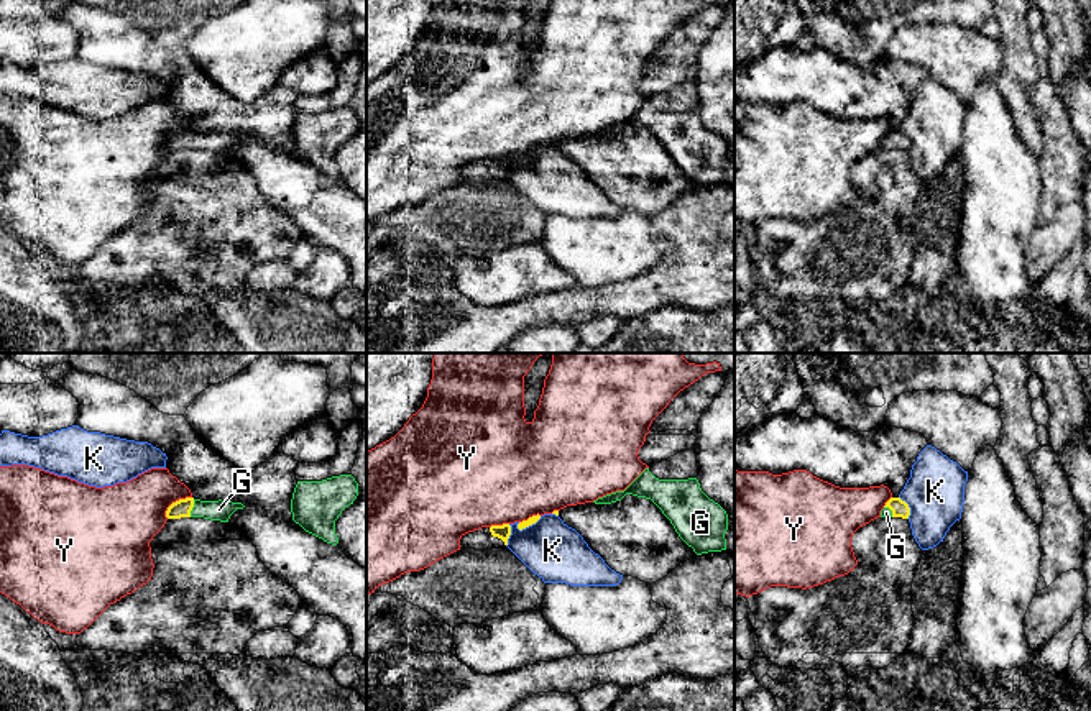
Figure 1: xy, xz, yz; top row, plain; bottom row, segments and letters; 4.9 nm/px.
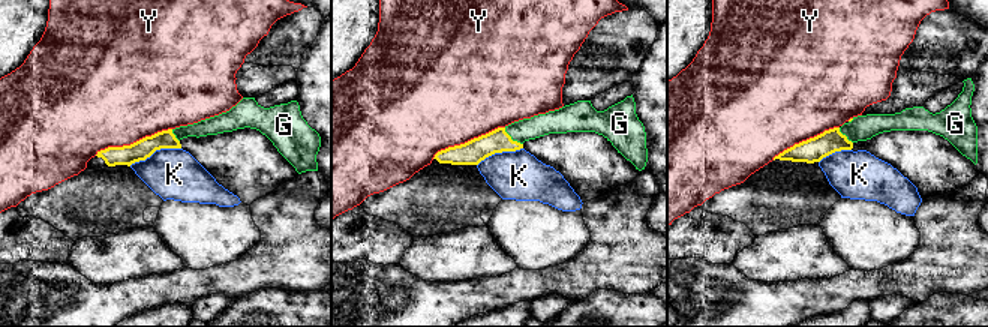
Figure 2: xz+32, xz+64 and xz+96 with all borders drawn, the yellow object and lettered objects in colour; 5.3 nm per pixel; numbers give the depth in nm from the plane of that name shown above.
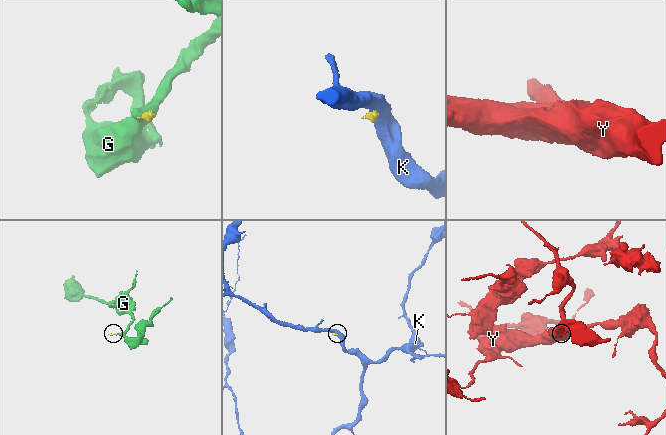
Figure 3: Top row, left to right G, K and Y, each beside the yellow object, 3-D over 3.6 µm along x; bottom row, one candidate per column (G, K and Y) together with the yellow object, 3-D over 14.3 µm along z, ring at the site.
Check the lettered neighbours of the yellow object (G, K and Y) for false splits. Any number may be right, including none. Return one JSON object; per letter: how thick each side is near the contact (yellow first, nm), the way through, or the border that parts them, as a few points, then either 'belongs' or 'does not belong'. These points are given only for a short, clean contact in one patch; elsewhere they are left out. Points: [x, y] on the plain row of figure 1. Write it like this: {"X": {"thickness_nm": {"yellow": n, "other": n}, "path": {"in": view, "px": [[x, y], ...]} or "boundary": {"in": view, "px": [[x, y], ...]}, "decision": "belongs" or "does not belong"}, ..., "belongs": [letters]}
{"G": {"thickness_nm": {"yellow": 90, "other": 100}, "path": {"in": "xy", "px": [[181, 140], [193, 138], [219, 142]]}, "decision": "belongs"}, "K": {"thickness_nm": {"yellow": 40, "other": 280}, "boundary": {"in": "xz", "px": [[541, 148], [521, 161], [516, 160]]}, "decision": "does not belong"}, "Y": {"thickness_nm": {"yellow": 90, "other": 320}, "decision": "does not belong"}, "belongs": ["G"]}

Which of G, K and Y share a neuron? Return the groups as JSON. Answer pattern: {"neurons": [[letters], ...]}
{"neurons": [["G"], ["K"], ["Y"]]}

